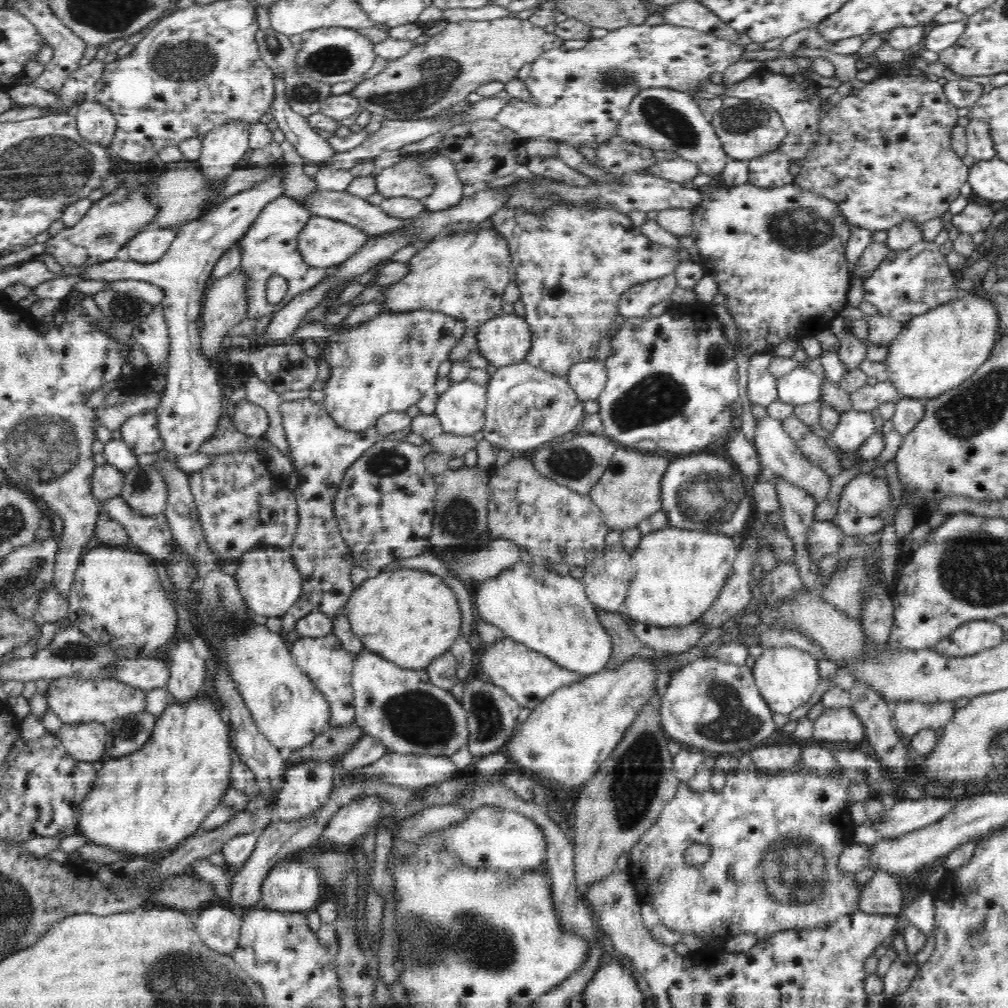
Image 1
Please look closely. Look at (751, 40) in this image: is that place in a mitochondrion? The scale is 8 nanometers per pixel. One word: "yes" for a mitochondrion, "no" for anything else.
no

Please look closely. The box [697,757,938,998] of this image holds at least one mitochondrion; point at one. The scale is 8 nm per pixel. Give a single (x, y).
(789, 867)

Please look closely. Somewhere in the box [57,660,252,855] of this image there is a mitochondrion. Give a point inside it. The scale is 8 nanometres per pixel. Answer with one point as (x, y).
(127, 731)

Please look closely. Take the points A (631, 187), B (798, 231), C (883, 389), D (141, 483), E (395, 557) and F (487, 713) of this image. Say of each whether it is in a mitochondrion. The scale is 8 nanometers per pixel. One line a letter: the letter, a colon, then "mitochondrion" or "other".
A: other
B: mitochondrion
C: other
D: mitochondrion
E: other
F: mitochondrion

